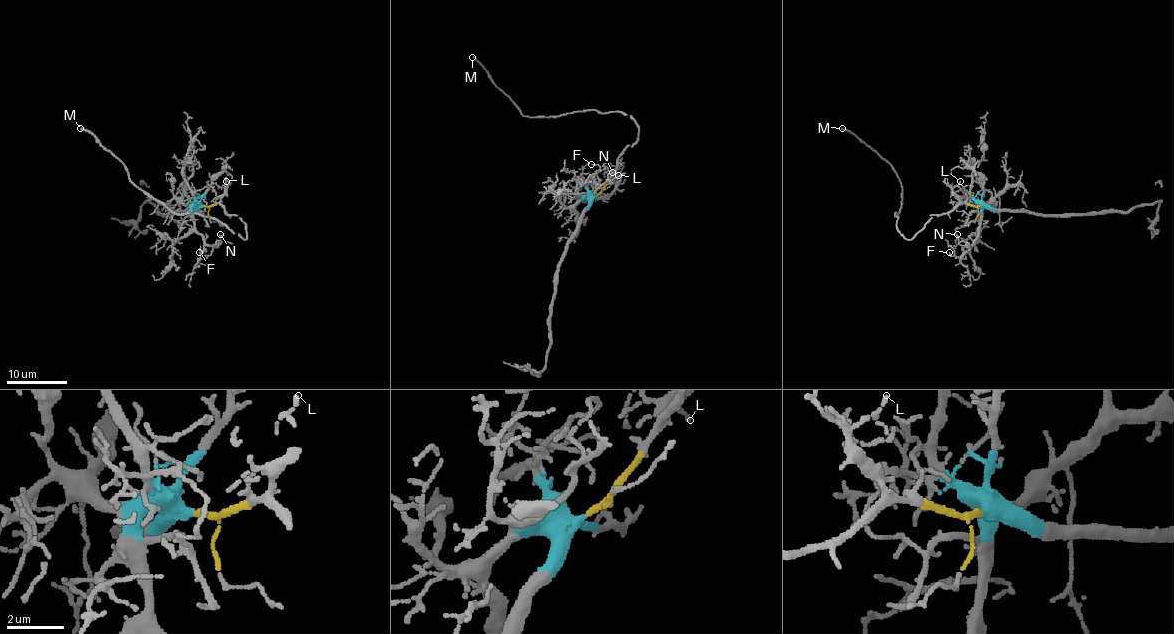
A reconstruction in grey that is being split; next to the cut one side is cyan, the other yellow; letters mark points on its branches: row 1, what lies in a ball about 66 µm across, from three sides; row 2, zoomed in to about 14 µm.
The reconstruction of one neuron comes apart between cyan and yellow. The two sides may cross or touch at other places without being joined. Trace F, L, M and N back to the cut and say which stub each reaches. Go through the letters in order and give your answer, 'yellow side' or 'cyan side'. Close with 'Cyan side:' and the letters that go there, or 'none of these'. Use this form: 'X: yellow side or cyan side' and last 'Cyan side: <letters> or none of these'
F: cyan side
L: yellow side
M: yellow side
N: cyan side
Cyan side: F, N

